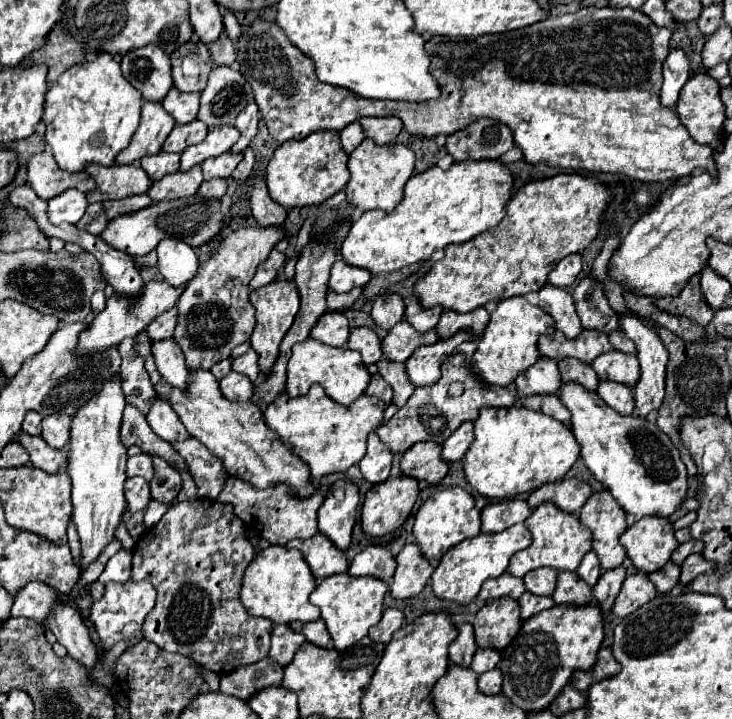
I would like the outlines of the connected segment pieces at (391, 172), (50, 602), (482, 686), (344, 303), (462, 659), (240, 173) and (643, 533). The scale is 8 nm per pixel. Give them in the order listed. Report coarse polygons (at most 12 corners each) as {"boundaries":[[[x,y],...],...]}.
{"boundaries":[[[358,122],[340,132],[350,154],[348,202],[392,210],[404,198],[414,152],[364,140]],[[40,582],[16,594],[12,616],[44,624],[64,598]],[[498,668],[478,676],[482,694],[500,694],[502,672]],[[362,288],[346,294],[328,292],[328,310],[344,312],[360,296]],[[458,624],[450,644],[450,660],[470,668],[478,646],[472,624]],[[252,148],[244,150],[244,160],[234,170],[232,178],[244,182],[254,168]],[[646,516],[620,536],[632,564],[660,570],[678,548],[670,520]]]}

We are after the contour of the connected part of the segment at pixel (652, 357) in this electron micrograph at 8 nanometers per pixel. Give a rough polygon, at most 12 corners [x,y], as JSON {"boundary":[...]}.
{"boundary":[[636,314],[620,316],[636,344],[640,382],[634,388],[642,418],[664,402],[668,350]]}

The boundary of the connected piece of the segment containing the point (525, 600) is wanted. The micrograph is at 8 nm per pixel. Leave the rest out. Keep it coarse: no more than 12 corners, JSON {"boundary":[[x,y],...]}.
{"boundary":[[530,592],[518,600],[522,620],[528,620],[542,610],[554,606],[550,596],[536,596]]}

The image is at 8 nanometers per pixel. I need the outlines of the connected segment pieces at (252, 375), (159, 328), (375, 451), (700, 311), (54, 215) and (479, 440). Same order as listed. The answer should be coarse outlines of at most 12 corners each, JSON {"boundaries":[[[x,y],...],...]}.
{"boundaries":[[[256,352],[232,360],[232,370],[254,382],[260,374]],[[176,306],[158,314],[148,334],[152,340],[172,338]],[[376,432],[358,466],[364,480],[380,484],[390,476],[394,454]],[[700,274],[676,298],[654,300],[660,312],[684,316],[702,328],[714,310],[702,306]],[[68,190],[48,200],[52,224],[76,224],[86,194]],[[524,406],[480,408],[444,442],[480,496],[560,480],[580,446]]]}

